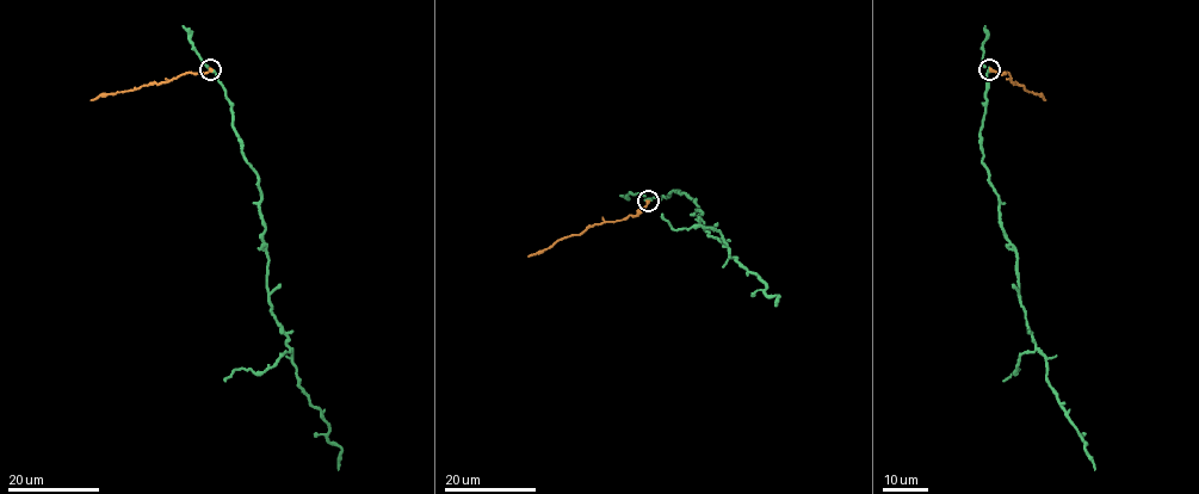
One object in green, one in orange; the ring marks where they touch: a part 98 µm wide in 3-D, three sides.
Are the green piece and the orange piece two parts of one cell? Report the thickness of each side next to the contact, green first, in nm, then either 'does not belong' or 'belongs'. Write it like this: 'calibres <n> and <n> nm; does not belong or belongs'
calibres 400 and 380 nm; belongs

